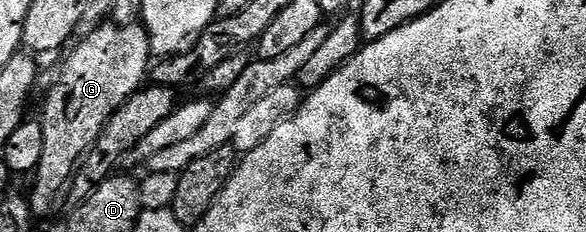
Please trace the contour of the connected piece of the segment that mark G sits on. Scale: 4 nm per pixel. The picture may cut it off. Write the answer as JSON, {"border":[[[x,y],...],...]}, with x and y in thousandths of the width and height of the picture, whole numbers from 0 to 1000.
{"border":[[[183,95],[172,103],[164,129],[157,129],[150,151],[138,159],[125,194],[126,228],[114,250],[106,276],[106,315],[99,328],[99,349],[85,379],[85,401],[78,414],[78,453],[72,466],[72,500],[68,496],[68,530],[75,560],[75,664],[68,677],[68,716],[65,720],[61,754],[56,763],[58,815],[51,828],[51,897],[65,931],[78,931],[92,892],[99,879],[99,858],[108,858],[109,832],[118,815],[125,772],[126,746],[133,733],[133,711],[140,703],[147,681],[148,655],[154,651],[154,634],[164,612],[164,595],[171,595],[171,578],[177,560],[177,543],[191,509],[191,491],[198,491],[198,474],[224,405],[234,397],[237,379],[244,375],[247,336],[251,341],[253,315],[259,293],[259,228],[256,216],[256,155],[249,142],[247,116],[241,99],[234,103],[196,103],[193,95]]]}

